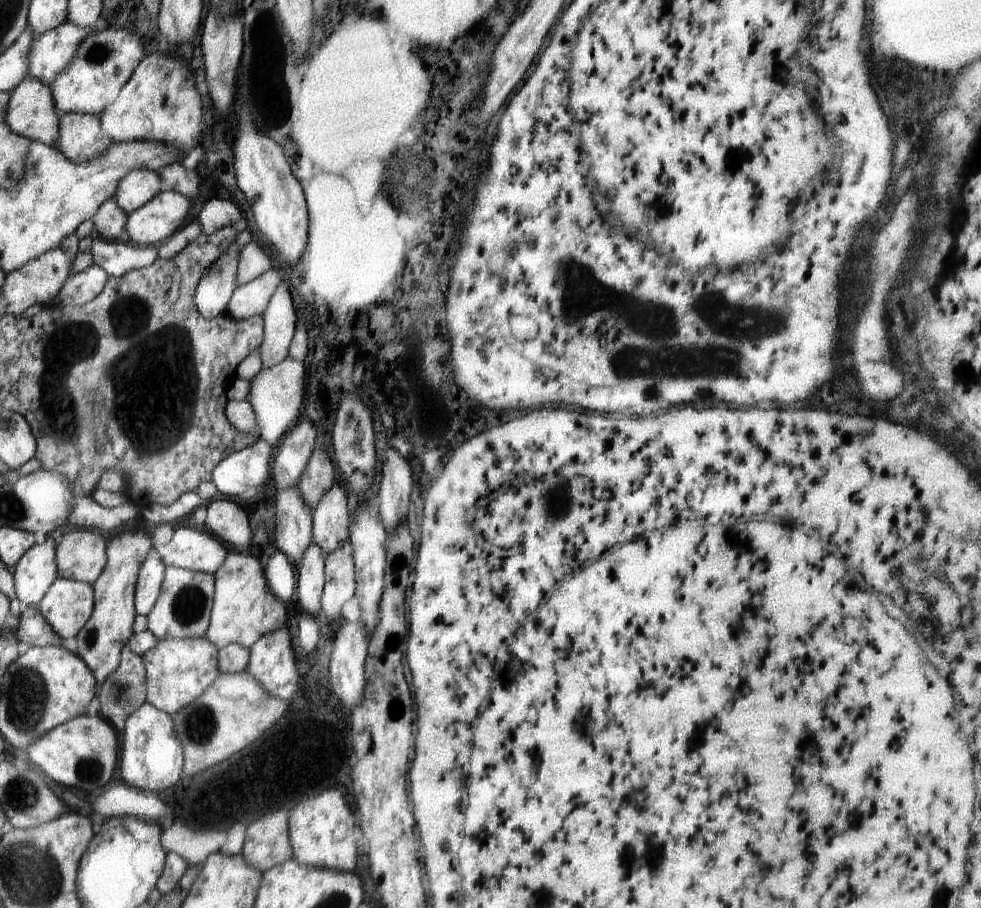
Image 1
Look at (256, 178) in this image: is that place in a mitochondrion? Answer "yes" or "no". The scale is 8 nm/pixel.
no

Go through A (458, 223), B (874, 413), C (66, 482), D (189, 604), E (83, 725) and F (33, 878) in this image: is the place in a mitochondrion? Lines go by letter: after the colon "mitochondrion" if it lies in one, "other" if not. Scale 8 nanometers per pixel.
A: other
B: other
C: other
D: mitochondrion
E: other
F: mitochondrion

